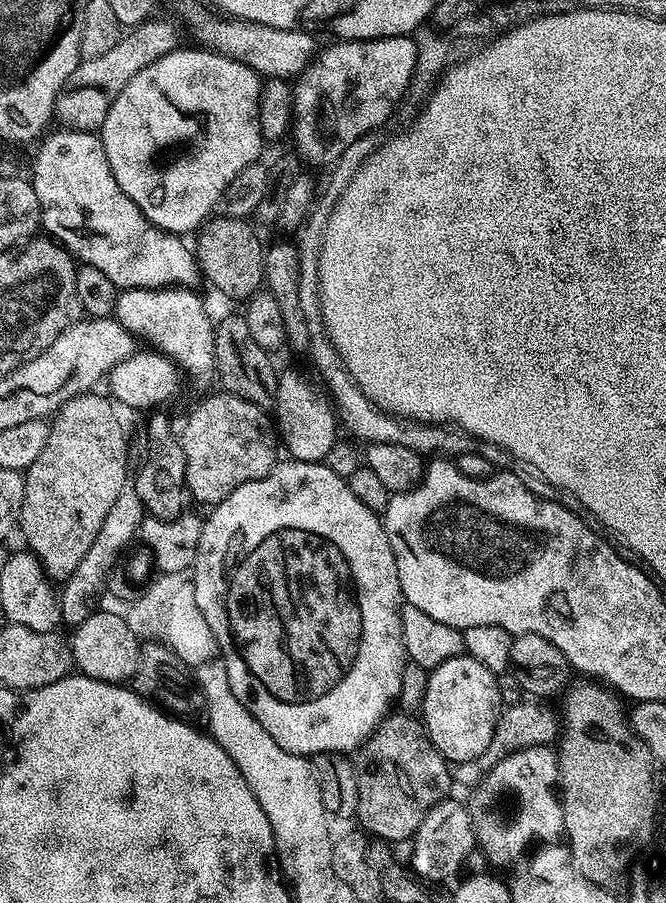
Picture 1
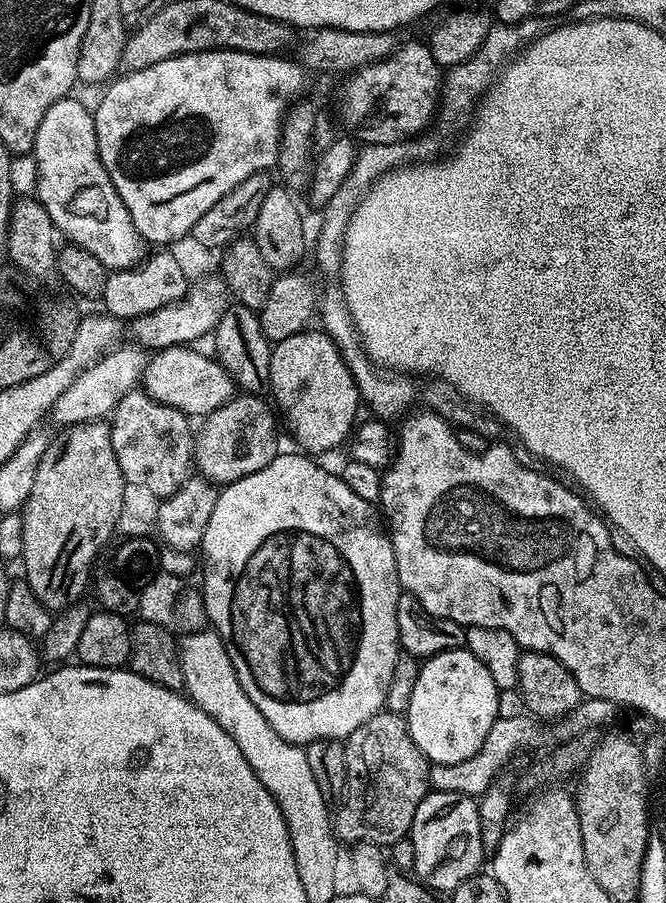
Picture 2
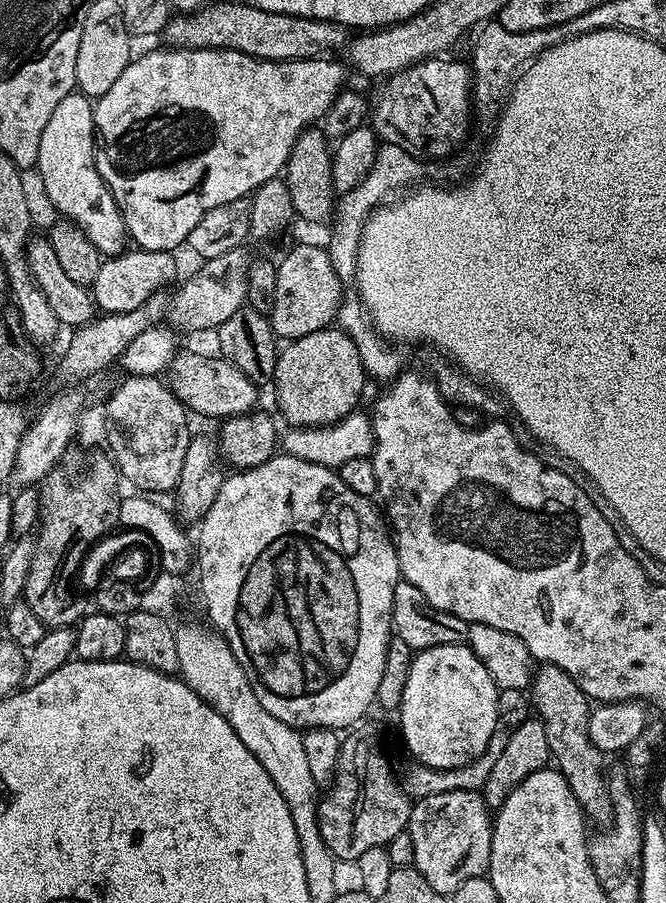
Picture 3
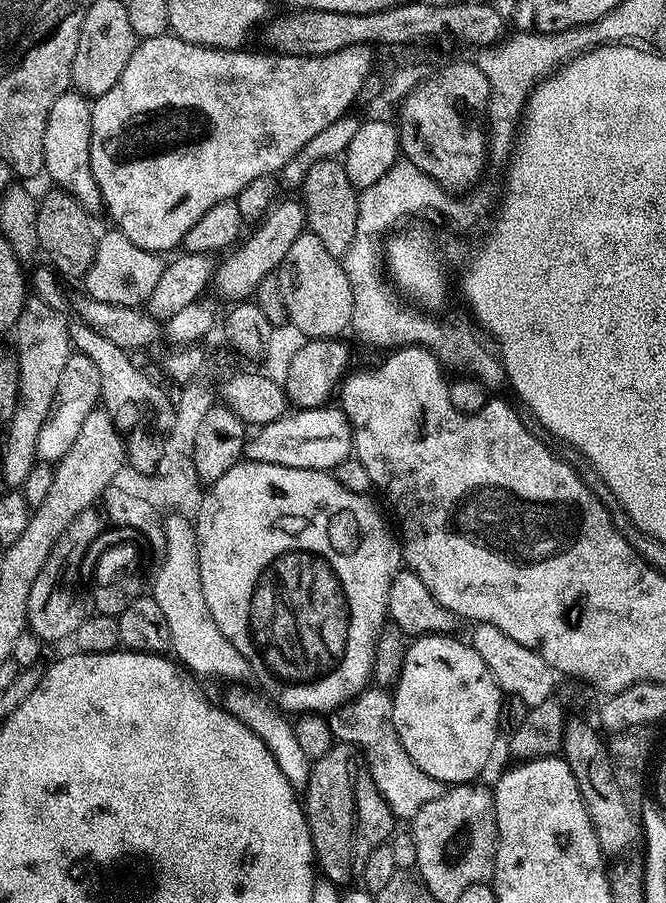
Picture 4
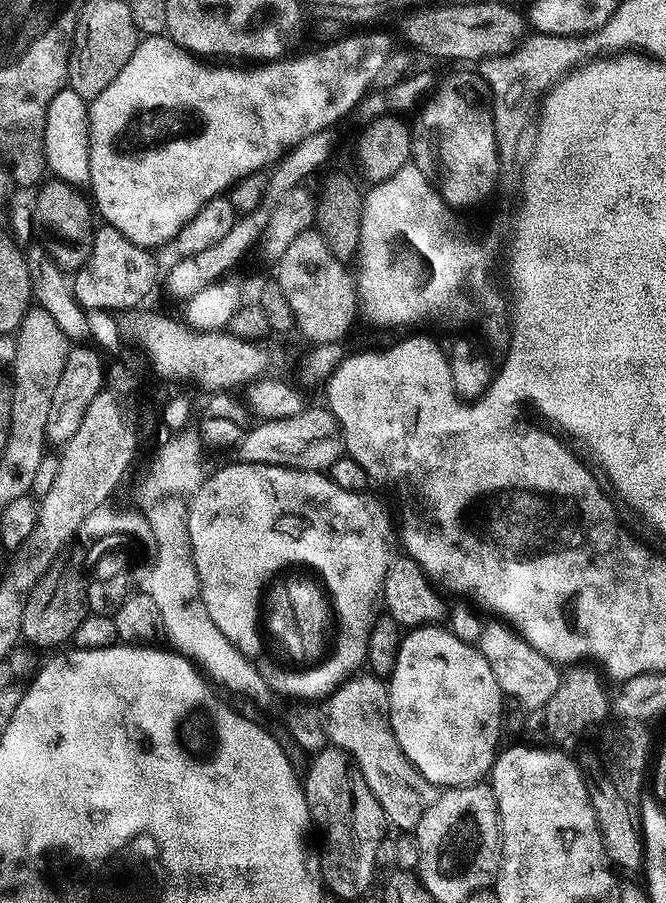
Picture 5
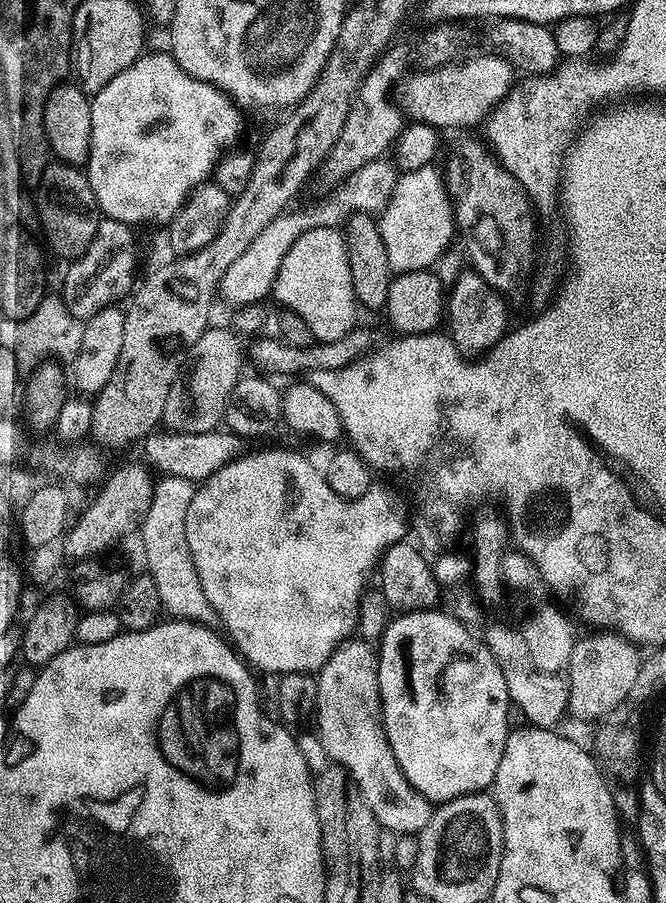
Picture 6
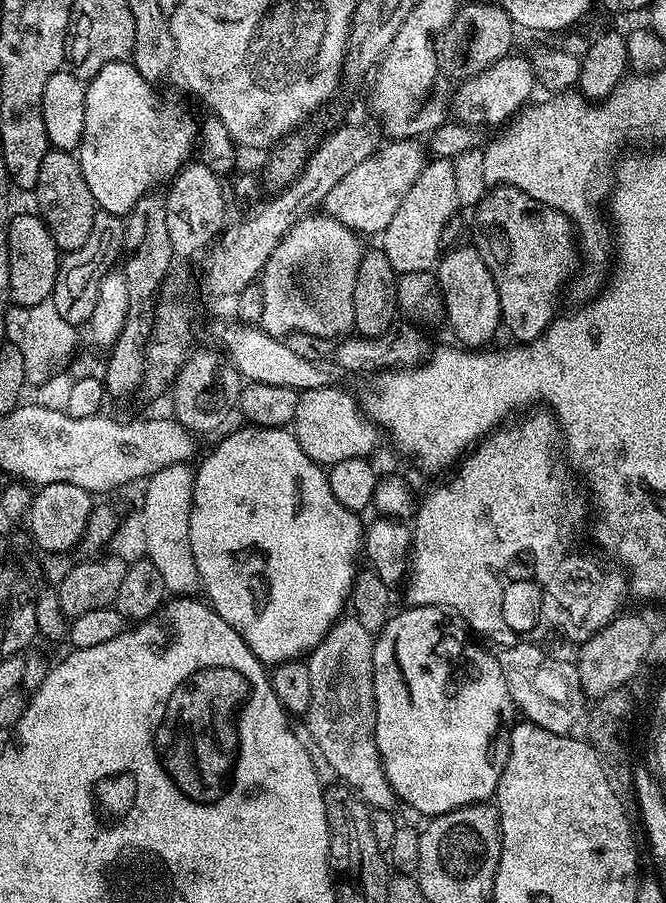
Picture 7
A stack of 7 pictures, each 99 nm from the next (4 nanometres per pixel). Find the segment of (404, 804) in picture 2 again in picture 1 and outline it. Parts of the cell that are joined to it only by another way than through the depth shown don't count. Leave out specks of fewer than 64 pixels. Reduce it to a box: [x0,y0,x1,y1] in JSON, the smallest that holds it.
[355,714,453,842]

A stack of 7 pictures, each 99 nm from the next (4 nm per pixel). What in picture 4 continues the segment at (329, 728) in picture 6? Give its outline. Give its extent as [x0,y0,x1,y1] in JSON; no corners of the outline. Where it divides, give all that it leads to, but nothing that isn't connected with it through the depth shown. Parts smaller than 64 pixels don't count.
[328,686,446,822]

